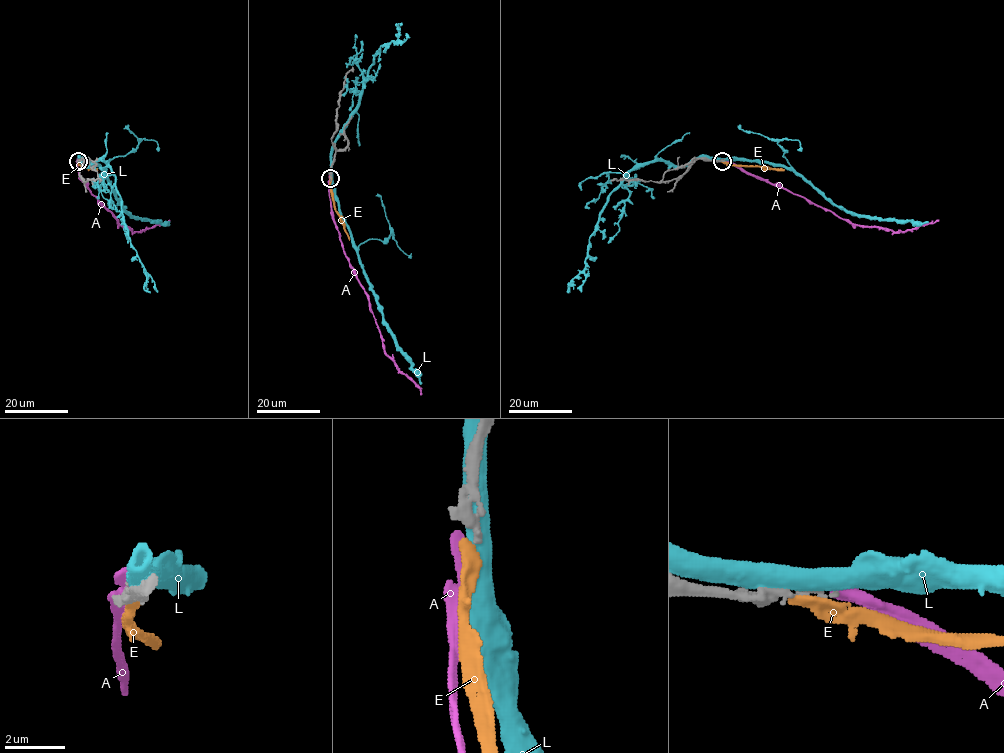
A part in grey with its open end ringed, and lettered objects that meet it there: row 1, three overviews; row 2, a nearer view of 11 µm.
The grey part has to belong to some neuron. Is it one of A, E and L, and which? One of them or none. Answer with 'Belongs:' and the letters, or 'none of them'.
Belongs: E

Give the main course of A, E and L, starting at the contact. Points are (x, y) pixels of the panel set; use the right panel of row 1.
A: (722, 159), (855, 224), (905, 231), (938, 219)
E: (722, 161), (784, 170)
L: (722, 160), (636, 165), (609, 197), (589, 239), (585, 266), (569, 293)

